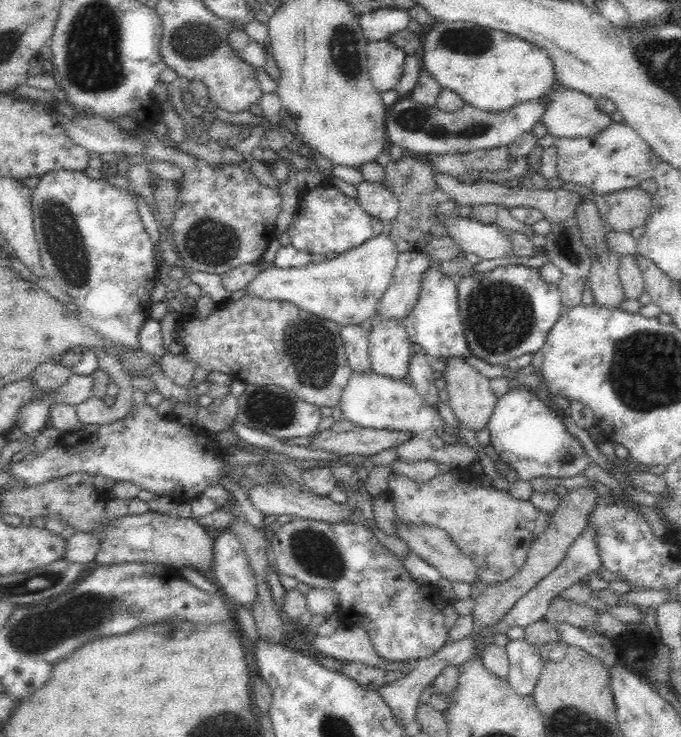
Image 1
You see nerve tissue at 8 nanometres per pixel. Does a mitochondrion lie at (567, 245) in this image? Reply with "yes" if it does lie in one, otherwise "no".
yes

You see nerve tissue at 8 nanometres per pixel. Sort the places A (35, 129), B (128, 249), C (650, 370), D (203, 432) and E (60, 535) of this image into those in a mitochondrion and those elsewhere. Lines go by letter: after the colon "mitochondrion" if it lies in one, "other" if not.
A: other
B: other
C: mitochondrion
D: other
E: other

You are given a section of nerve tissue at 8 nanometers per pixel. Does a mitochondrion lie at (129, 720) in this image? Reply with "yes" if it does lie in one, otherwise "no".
no

